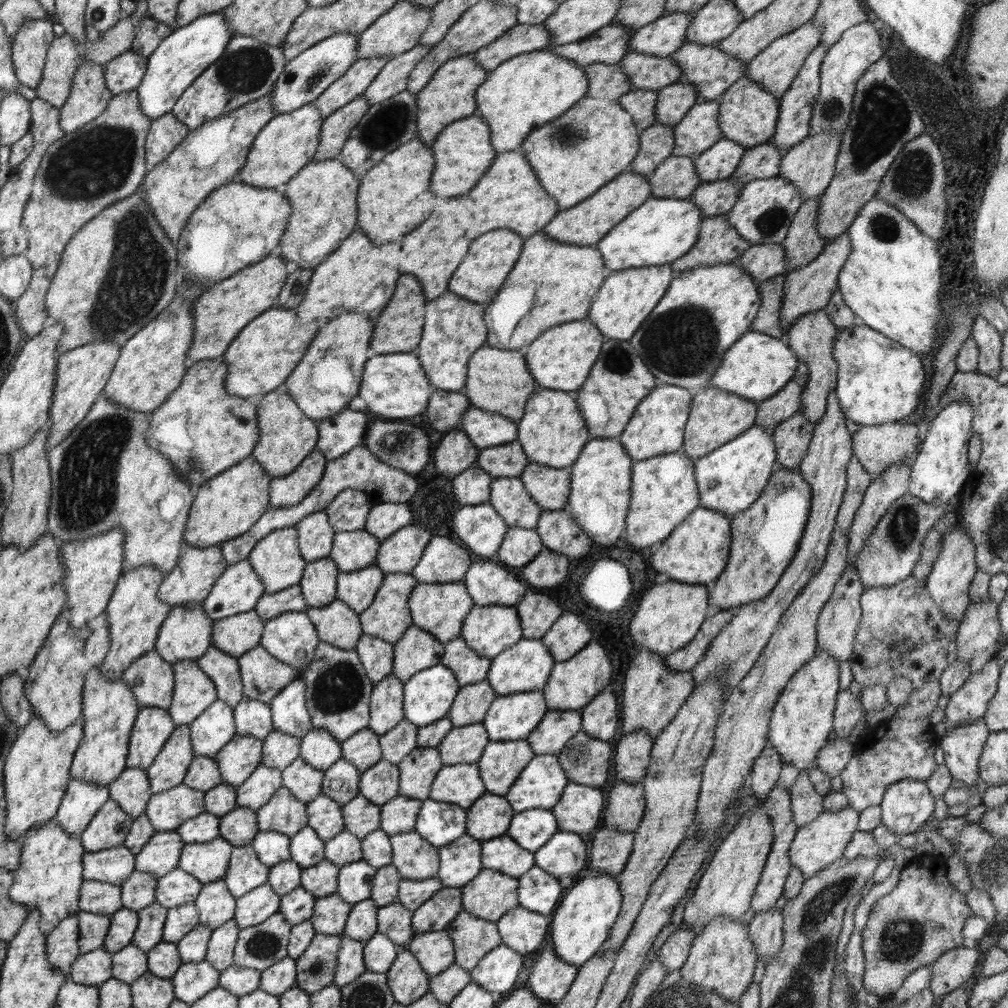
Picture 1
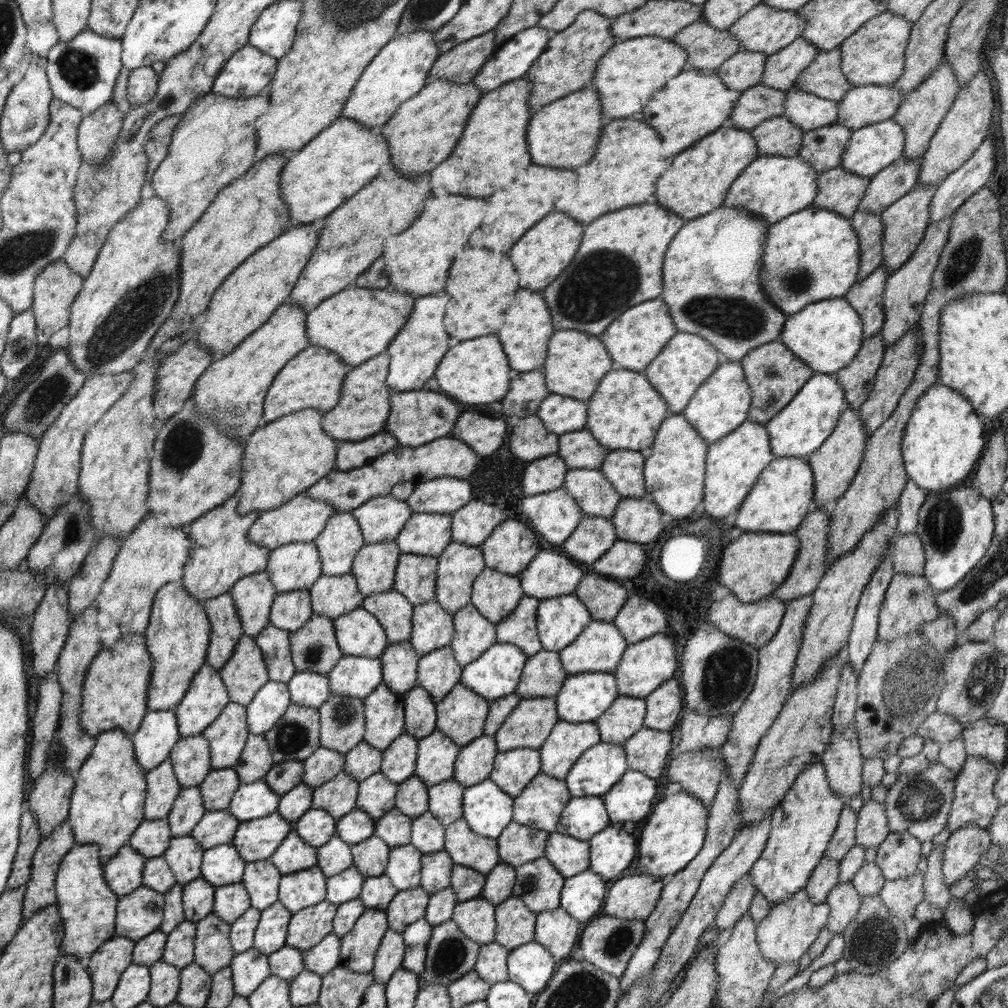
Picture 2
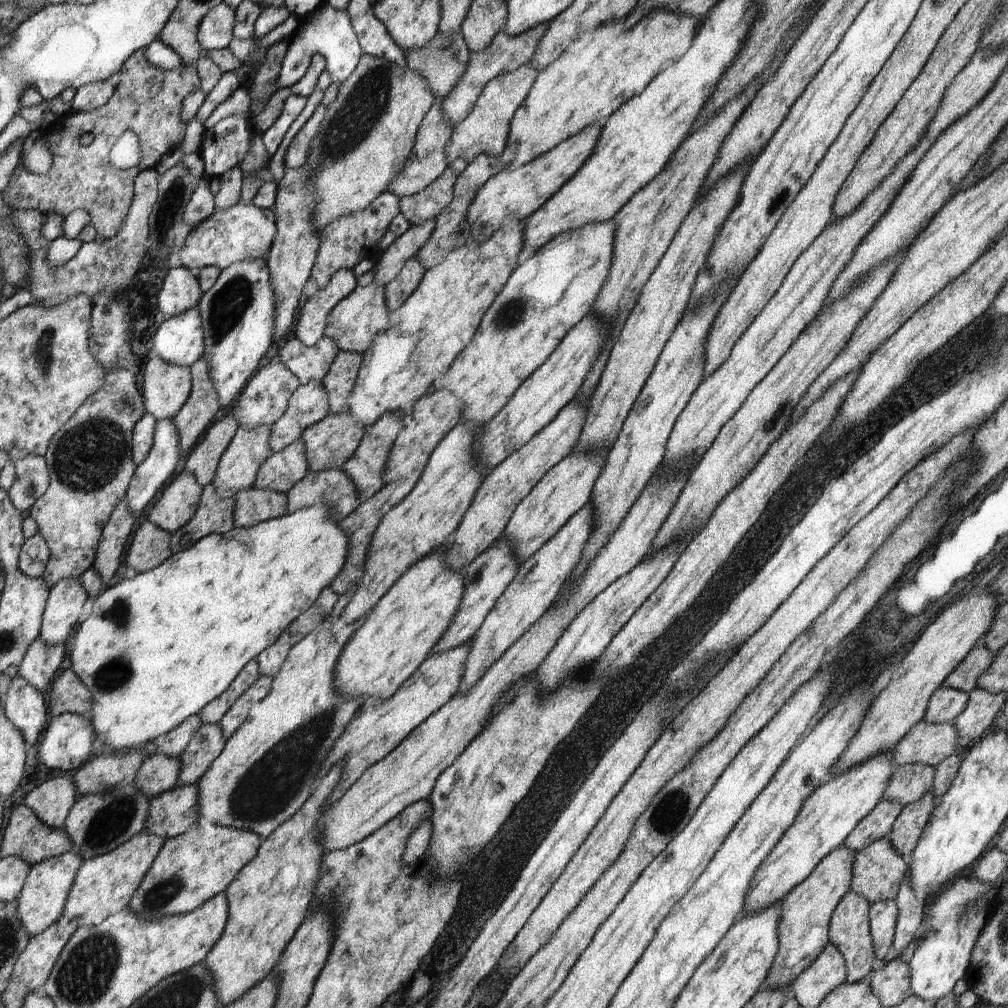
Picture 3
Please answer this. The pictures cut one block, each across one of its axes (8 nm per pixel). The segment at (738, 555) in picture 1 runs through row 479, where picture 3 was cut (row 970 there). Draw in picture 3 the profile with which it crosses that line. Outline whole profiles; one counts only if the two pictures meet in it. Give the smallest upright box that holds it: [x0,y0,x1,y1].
[764,847,855,989]

